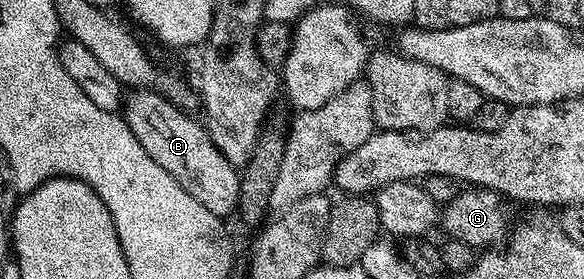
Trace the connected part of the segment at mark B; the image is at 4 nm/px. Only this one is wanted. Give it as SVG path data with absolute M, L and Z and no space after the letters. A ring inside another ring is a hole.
M135 88L131 94L122 99L121 117L127 121L133 136L141 143L141 148L149 152L197 204L201 204L209 212L221 219L227 214L234 215L239 205L239 175L240 171L213 144L206 125L202 121L190 118L190 113L176 106L170 98L153 88Z

